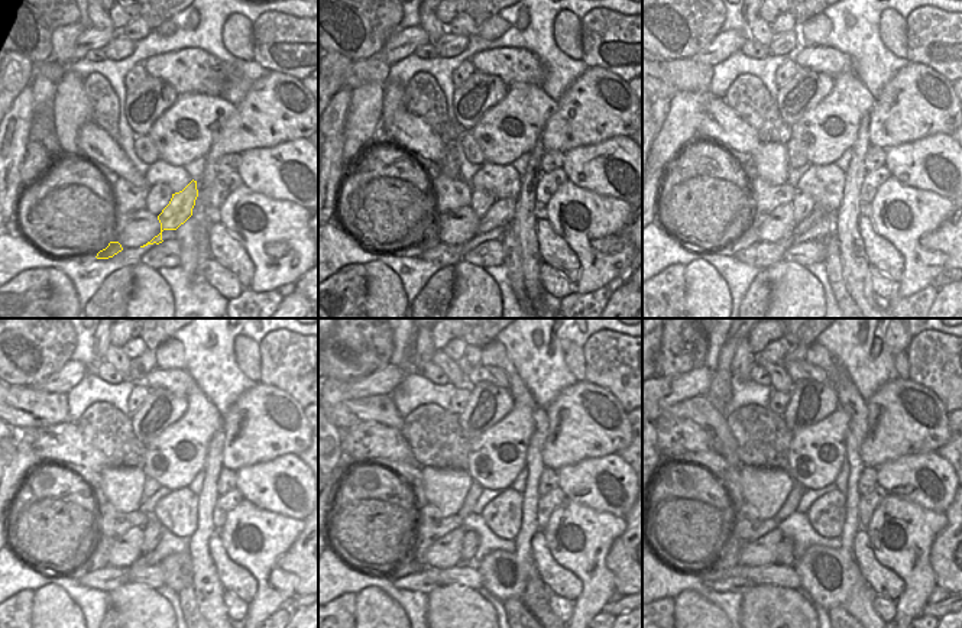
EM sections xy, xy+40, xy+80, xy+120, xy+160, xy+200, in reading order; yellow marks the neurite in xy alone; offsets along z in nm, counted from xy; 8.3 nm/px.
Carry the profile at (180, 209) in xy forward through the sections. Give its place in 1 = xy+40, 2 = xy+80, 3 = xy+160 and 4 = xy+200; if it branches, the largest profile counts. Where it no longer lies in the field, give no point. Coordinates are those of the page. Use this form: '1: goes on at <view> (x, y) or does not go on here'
1: goes on at xy+40 (501, 213)
2: goes on at xy+80 (761, 255)
3: goes on at xy+160 (424, 580)
4: goes on at xy+200 (735, 585)

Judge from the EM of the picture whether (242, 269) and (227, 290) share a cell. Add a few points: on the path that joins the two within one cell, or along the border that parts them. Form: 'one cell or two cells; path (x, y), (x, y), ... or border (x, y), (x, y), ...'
two cells; border (213, 256), (243, 287)

